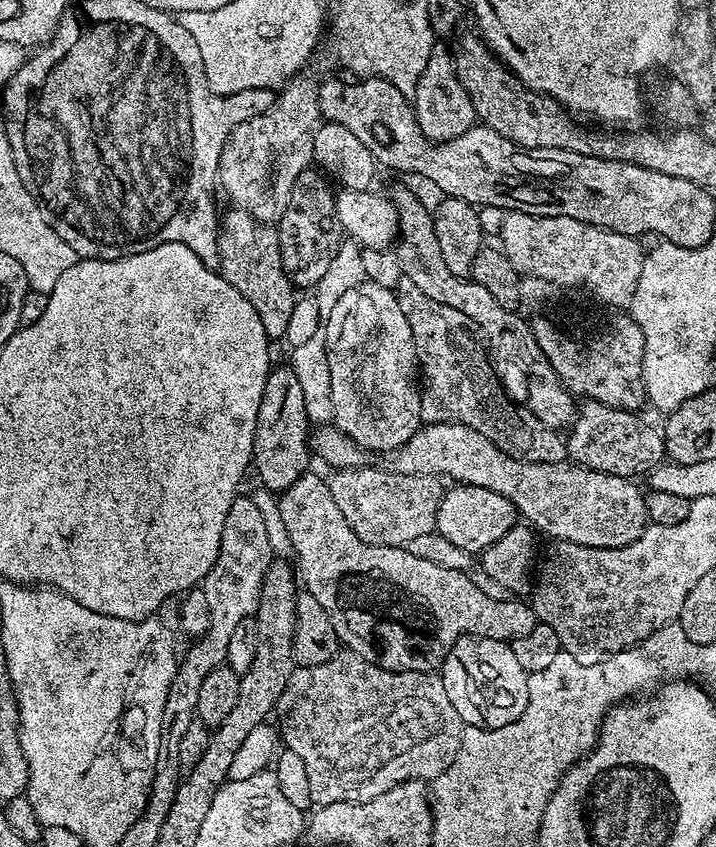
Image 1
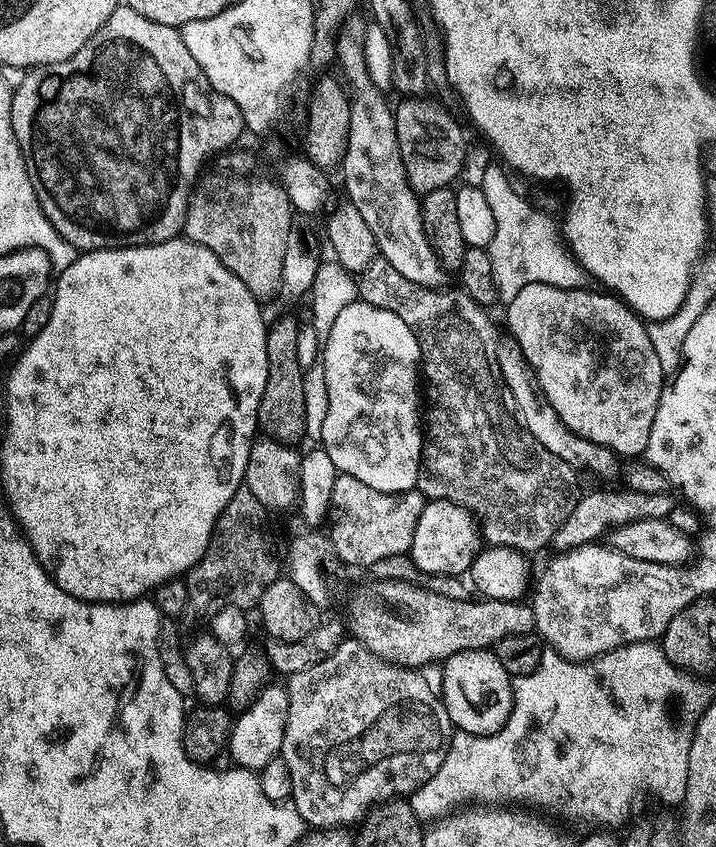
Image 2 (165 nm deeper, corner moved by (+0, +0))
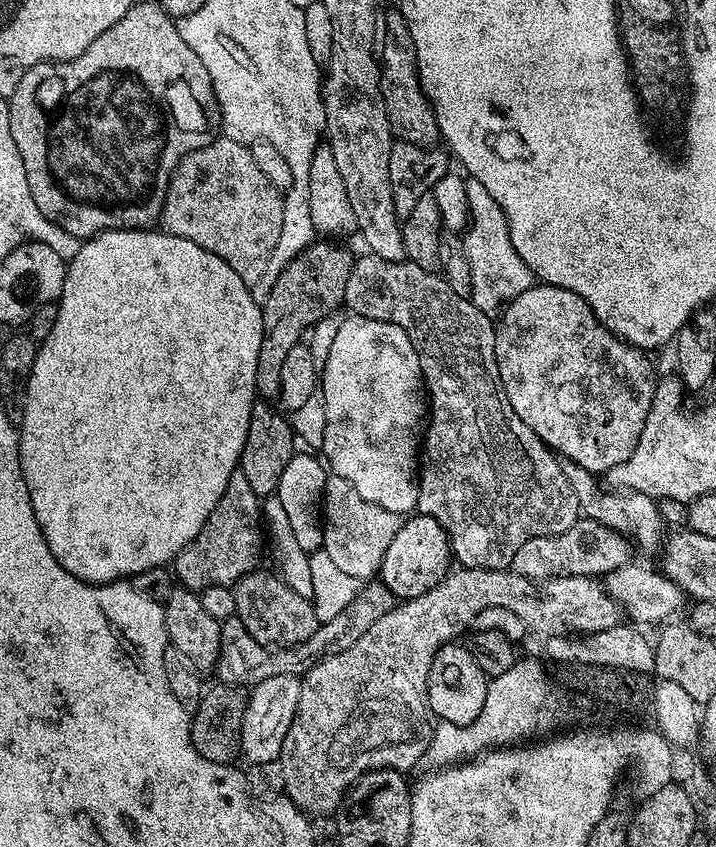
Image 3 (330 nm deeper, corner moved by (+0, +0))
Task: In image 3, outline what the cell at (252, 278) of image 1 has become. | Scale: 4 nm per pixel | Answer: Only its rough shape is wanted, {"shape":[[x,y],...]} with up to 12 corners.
{"shape":[[221,135],[172,171],[159,223],[256,286],[281,189]]}

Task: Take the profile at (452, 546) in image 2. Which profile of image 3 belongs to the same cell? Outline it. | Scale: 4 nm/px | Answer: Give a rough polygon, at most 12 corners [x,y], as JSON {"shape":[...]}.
{"shape":[[412,514],[382,558],[378,580],[411,599],[448,575],[448,531]]}

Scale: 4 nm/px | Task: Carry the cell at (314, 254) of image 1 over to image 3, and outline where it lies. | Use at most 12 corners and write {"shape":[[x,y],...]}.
{"shape":[[313,242],[262,300],[257,393],[286,354],[344,303],[353,253]]}

